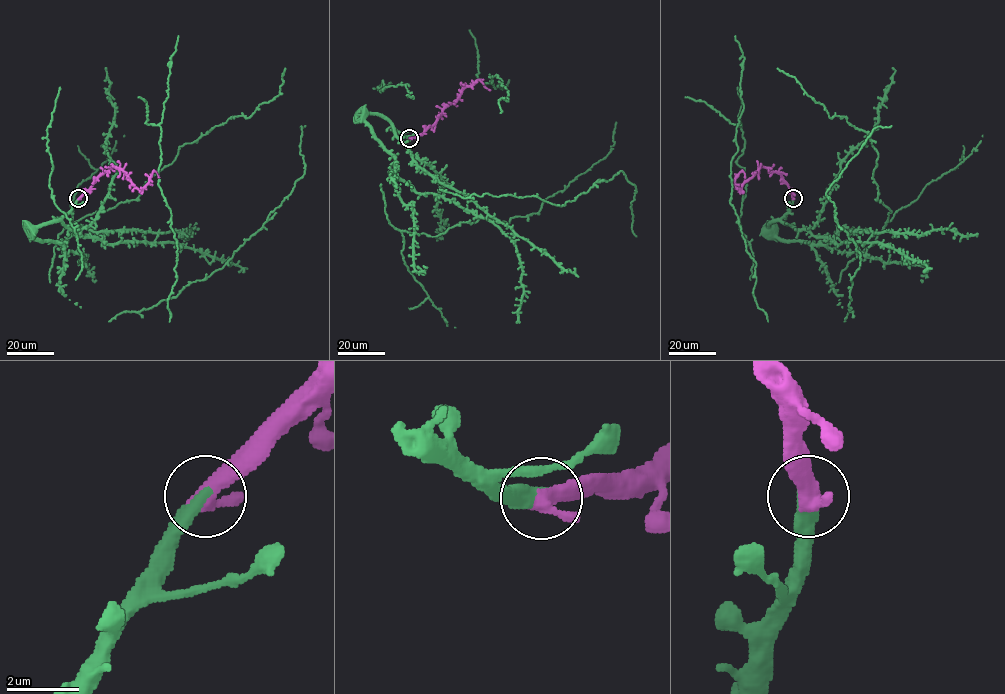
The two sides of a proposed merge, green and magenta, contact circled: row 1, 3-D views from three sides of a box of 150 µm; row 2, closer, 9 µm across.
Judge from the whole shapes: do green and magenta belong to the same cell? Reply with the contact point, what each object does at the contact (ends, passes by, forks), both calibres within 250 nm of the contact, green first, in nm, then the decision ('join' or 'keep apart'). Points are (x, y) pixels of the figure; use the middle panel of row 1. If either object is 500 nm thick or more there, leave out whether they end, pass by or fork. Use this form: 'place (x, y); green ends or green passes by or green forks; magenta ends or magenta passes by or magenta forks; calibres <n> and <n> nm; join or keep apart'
place (409, 138); calibres 400 and 600 nm; join

